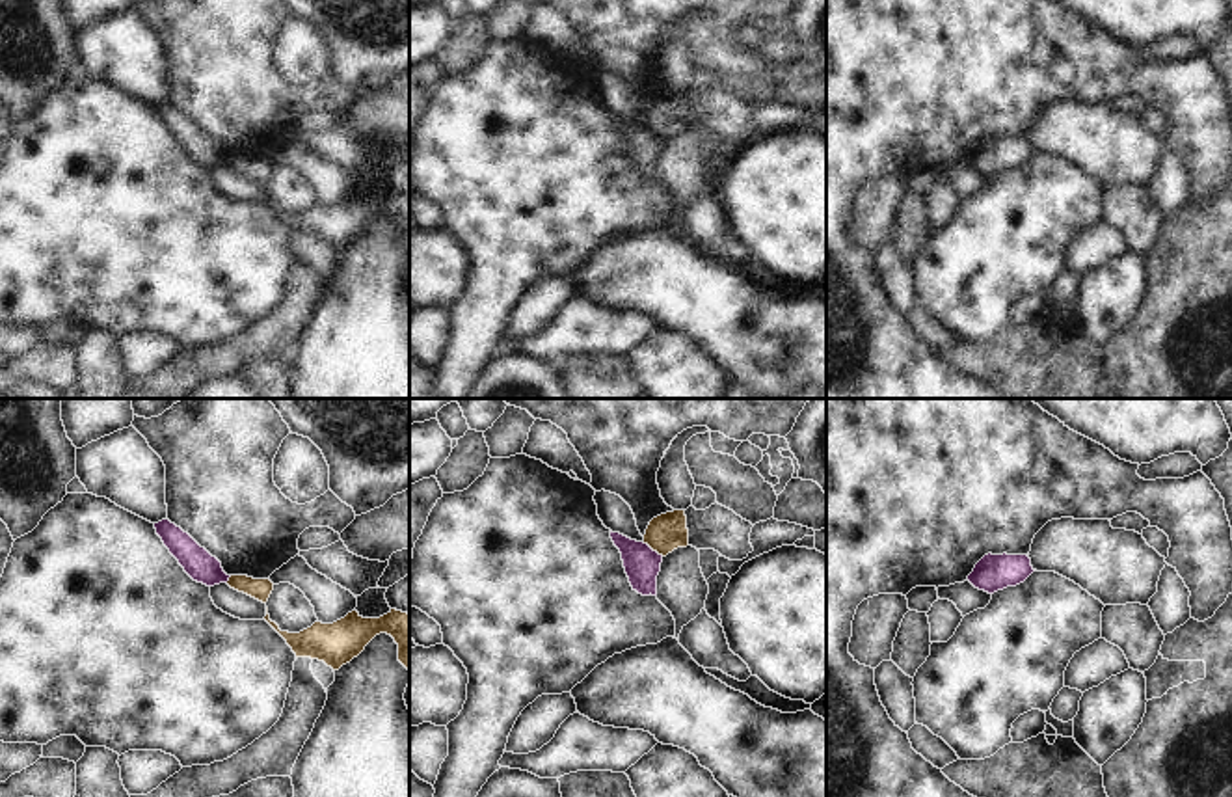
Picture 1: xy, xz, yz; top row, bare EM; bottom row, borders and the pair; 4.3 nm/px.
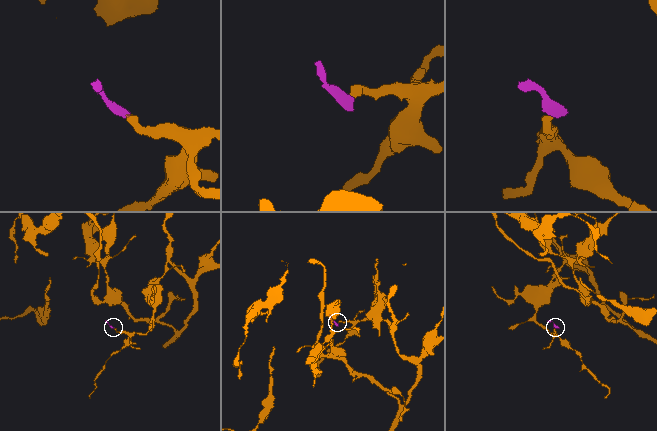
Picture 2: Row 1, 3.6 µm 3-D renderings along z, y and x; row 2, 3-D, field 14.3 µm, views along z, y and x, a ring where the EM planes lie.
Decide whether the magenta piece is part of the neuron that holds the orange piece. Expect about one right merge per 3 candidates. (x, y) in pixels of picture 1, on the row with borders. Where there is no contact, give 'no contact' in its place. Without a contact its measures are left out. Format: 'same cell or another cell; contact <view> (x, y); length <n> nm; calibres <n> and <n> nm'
another cell; contact xz (654, 550); length 110 nm; calibres 160 and 160 nm

